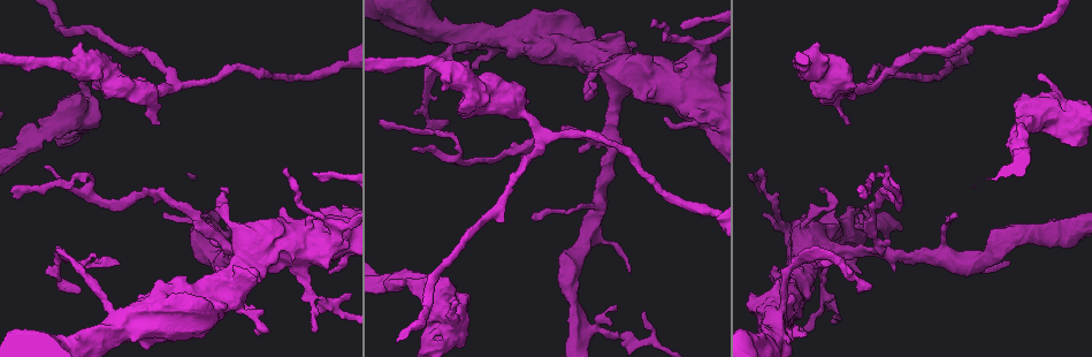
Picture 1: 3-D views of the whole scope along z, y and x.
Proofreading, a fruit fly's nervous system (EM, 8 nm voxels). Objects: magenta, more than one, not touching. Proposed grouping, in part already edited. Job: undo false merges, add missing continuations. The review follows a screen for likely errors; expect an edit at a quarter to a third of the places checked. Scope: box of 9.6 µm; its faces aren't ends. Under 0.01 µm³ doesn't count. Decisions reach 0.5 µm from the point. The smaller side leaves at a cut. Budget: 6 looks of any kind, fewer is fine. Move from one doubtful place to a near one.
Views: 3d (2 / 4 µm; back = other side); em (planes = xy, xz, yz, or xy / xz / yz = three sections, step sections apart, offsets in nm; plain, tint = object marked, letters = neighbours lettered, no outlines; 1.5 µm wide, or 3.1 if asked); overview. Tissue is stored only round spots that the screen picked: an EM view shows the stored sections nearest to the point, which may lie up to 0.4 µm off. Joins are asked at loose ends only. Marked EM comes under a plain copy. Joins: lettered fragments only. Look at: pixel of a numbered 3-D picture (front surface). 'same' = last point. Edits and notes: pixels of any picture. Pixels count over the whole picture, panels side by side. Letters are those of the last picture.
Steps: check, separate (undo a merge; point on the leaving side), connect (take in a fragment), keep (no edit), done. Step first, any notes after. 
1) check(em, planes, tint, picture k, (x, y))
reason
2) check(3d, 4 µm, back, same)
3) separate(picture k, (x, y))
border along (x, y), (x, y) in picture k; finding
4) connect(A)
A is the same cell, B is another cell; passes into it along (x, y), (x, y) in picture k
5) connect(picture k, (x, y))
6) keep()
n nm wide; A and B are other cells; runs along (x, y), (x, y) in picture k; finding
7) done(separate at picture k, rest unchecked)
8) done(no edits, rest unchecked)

check(em, yz, step 4, letters, picture 1, (412, 149))
tapers out

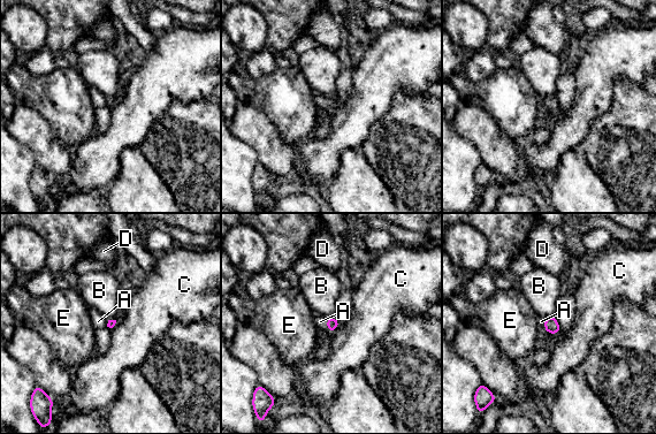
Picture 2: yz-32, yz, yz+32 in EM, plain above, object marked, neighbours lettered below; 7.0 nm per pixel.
check(em, planes, letters, same)

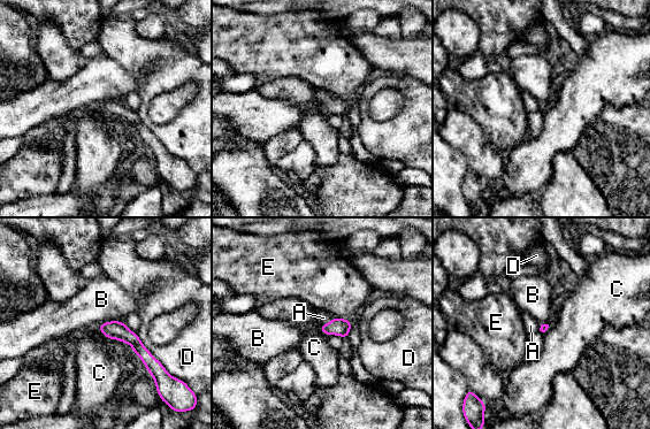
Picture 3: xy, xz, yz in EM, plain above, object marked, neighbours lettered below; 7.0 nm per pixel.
connect(A)
A is the same cell, B, C, D and E are other cells; passes into it along (339, 327), (328, 322), (323, 318) in picture 3; it goes on there

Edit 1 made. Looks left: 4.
check(3d, 4 µm, picture 1, (471, 101))
calibre changes

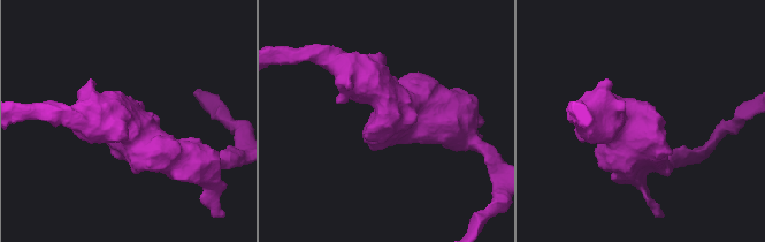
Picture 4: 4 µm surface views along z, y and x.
check(em, 3.1 µm, planes, tint, picture 4, (389, 120))

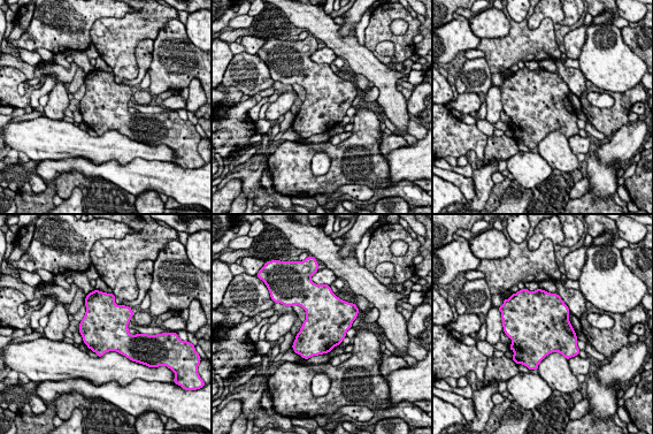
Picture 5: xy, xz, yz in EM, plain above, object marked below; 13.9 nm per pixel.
check(em, 3.1 µm, planes, letters, same)
what lies round it

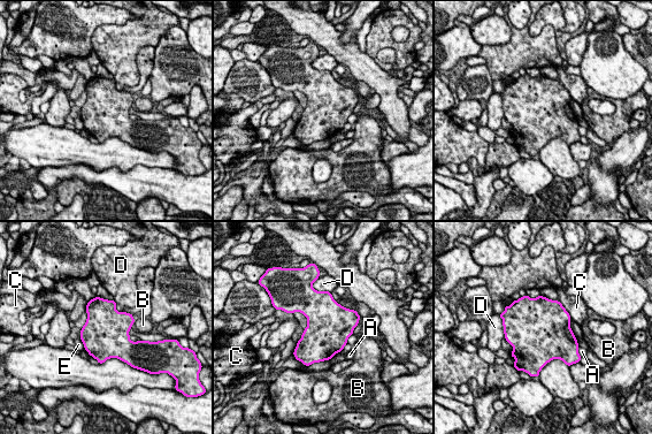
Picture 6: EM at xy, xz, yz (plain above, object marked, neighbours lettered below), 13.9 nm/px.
keep()
A, B, C, D and E are other cells; one neuron here

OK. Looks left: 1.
done(connect at picture 3, rest unchecked)

